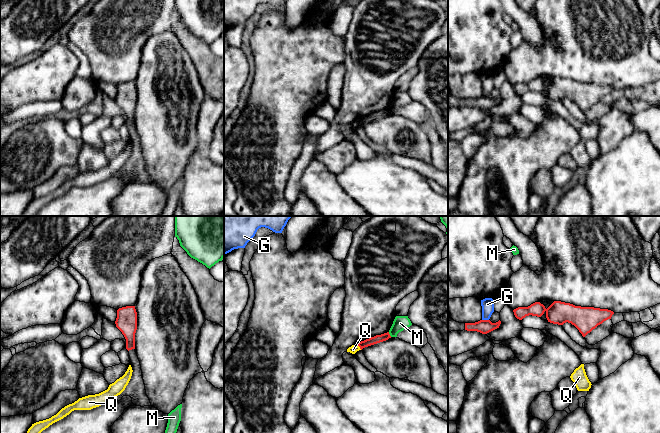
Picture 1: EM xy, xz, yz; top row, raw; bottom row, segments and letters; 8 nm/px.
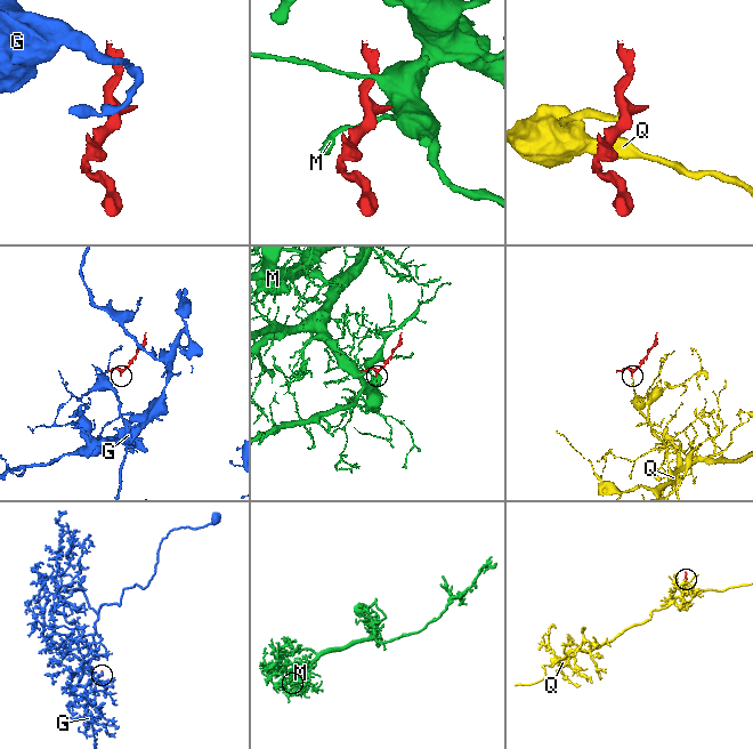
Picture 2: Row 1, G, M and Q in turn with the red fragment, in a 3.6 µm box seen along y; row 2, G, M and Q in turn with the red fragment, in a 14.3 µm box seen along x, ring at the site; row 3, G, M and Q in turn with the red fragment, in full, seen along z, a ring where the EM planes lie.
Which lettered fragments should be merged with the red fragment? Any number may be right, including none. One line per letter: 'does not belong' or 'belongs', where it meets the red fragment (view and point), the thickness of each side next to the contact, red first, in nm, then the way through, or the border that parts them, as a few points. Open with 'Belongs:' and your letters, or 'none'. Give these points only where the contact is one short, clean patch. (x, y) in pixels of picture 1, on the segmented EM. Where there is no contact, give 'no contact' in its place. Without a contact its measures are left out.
Belongs: none
G: does not belong; contact yz (485, 320); calibres 110 and 100 nm; border yz (482, 319), (488, 320)
M: does not belong; contact xz (389, 334); calibres 70 and 120 nm; border xz (388, 332), (391, 336)
Q: does not belong; contact xz (359, 346); calibres 70 and 70 nm; border xz (356, 344), (361, 349)

